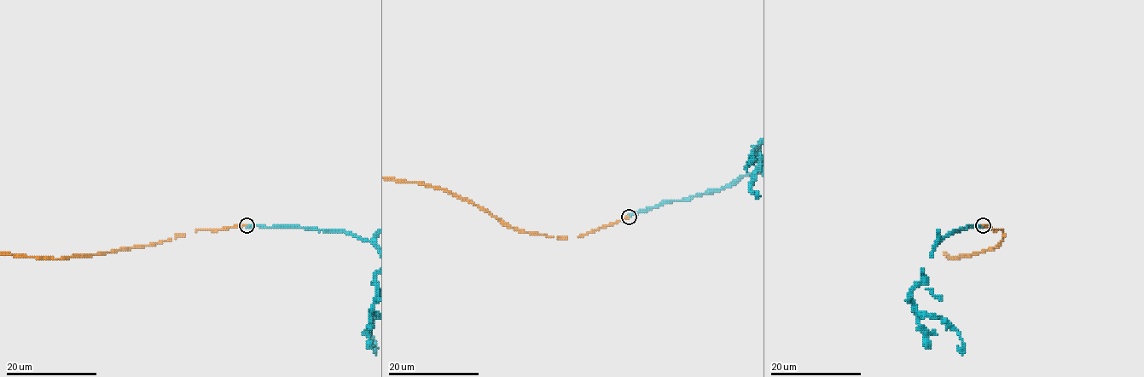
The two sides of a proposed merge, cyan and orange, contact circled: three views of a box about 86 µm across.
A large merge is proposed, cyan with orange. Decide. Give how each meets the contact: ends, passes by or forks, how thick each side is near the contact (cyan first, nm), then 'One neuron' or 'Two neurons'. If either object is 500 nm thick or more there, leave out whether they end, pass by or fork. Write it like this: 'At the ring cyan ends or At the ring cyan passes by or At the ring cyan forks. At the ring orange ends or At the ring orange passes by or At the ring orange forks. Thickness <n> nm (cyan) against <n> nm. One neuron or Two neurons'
At the ring cyan ends. At the ring orange ends. Thickness 420 nm (cyan) against 260 nm. Two neurons

